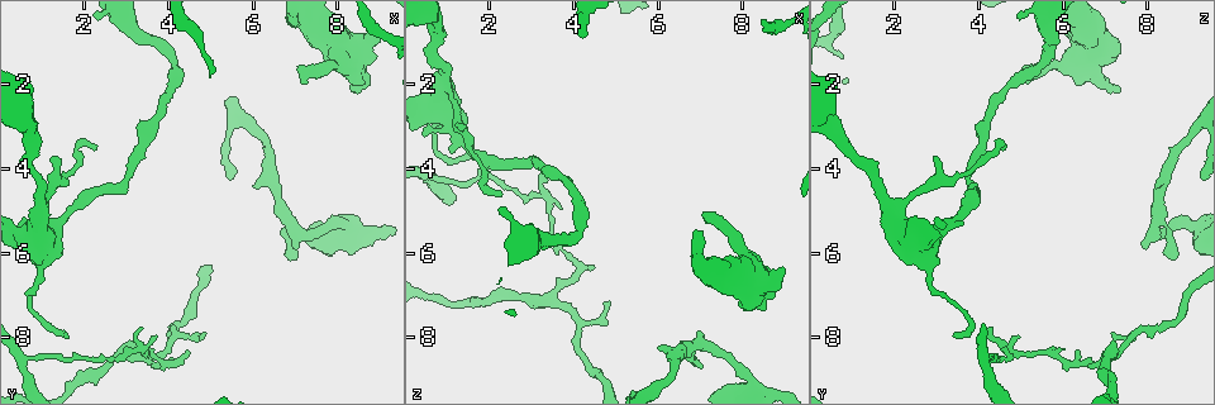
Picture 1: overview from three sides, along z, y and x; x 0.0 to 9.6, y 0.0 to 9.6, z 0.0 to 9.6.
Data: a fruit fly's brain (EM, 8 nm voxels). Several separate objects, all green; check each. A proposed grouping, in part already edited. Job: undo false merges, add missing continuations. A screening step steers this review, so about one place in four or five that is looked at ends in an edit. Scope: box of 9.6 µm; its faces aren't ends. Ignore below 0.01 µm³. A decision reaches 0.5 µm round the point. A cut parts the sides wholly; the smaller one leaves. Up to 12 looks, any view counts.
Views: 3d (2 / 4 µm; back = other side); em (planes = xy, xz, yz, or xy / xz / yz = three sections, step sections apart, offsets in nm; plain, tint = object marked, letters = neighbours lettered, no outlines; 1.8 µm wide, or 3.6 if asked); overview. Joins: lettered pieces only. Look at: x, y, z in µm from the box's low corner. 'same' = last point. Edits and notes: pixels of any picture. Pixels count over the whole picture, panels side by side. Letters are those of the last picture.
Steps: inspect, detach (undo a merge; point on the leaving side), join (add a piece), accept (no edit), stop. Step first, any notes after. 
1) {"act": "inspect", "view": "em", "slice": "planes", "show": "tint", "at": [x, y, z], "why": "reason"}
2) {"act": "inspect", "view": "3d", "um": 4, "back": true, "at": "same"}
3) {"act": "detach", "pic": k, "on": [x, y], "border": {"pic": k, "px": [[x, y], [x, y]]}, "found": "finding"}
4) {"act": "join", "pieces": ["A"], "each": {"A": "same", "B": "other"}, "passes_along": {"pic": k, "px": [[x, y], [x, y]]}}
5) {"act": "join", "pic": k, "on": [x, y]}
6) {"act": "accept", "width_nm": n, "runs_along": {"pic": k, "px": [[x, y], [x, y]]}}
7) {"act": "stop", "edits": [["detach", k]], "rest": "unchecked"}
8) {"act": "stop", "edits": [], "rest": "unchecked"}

{"act": "inspect", "view": "em", "slice": "planes", "show": "plain", "at": [3.30, 8.30, 4.60], "why": "abrupt turn"}

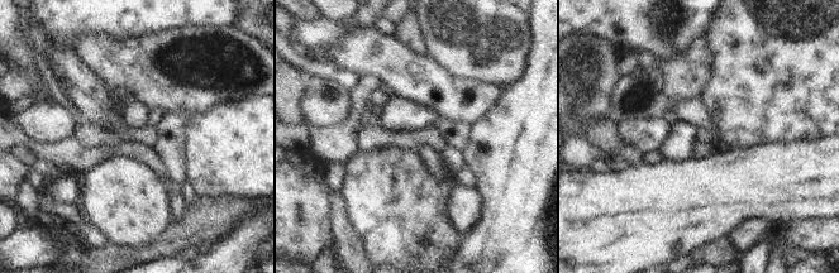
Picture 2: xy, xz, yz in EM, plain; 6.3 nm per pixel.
{"act": "inspect", "view": "em", "slice": "planes", "show": "letters", "at": "same"}

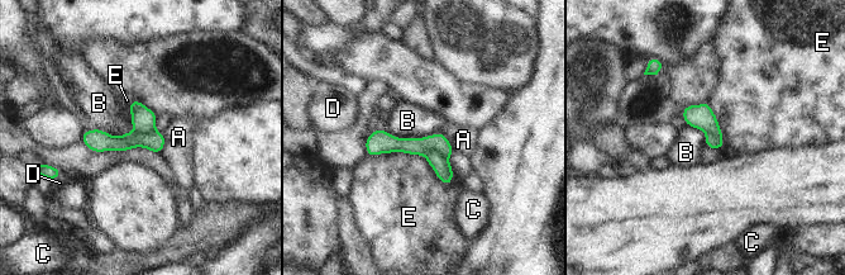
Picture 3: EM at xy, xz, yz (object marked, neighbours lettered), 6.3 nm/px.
{"act": "detach", "pic": 3, "on": [438, 142], "each": {"A": "other", "B": "other", "C": "other", "D": "other", "E": "other"}, "border": {"pic": 3, "px": [[424, 153], [438, 151], [447, 159]]}, "found": "two neurons meet here"}

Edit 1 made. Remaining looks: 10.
{"act": "inspect", "view": "3d", "um": 2, "at": [1.30, 3.70, 2.90], "why": "tapers out"}

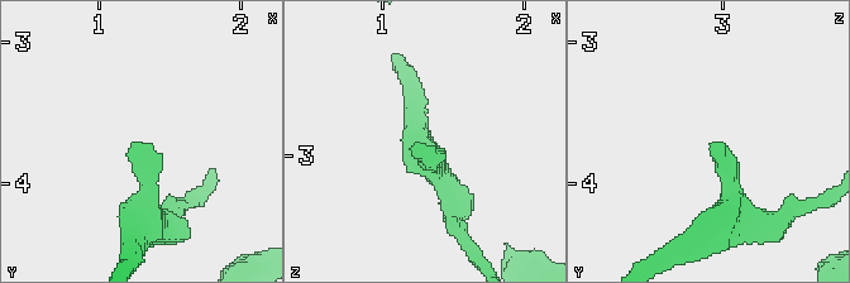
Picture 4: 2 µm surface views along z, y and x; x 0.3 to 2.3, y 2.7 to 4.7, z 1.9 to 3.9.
{"act": "inspect", "view": "em", "slice": "yz", "step": 8, "show": "letters", "at": [1.22, 3.72, 2.96]}

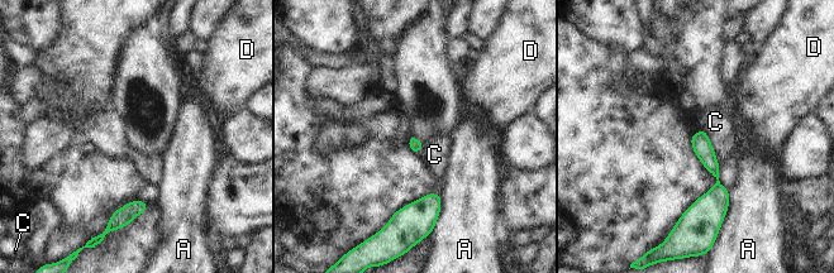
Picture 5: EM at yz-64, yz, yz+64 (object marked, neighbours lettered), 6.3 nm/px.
{"act": "inspect", "view": "em", "slice": "xz", "step": 8, "show": "letters", "at": "same", "why": "another direction"}

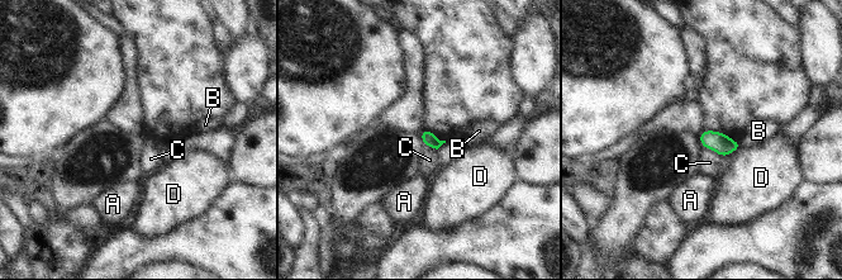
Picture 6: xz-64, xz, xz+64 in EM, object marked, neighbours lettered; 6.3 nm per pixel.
{"act": "accept", "width_nm": 90, "each": {"A": "other", "B": "other", "C": "other", "D": "other"}, "border": {"pic": 6, "px": [[703, 147], [713, 150], [722, 157]]}, "found": "none of them fits"}

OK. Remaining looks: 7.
{"act": "inspect", "view": "em", "slice": "planes", "show": "letters", "at": [8.50, 2.10, 7.35], "why": "thick end"}

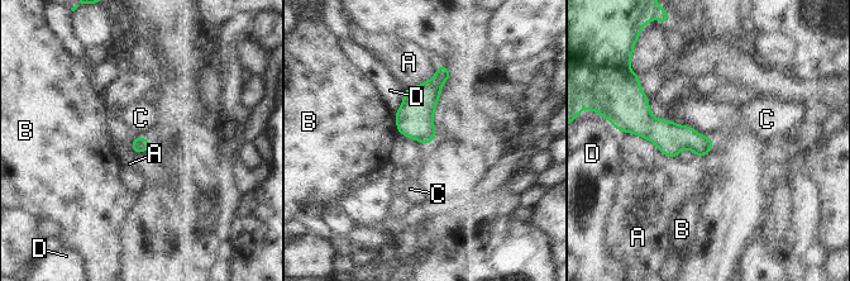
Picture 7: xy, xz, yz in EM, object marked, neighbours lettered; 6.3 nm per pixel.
{"act": "accept", "each": {"A": "other", "B": "other", "C": "other", "D": "other"}, "found": "none of them fits"}

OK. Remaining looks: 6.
{"act": "stop", "edits": [["detach", 3]], "rest": "unchecked"}

